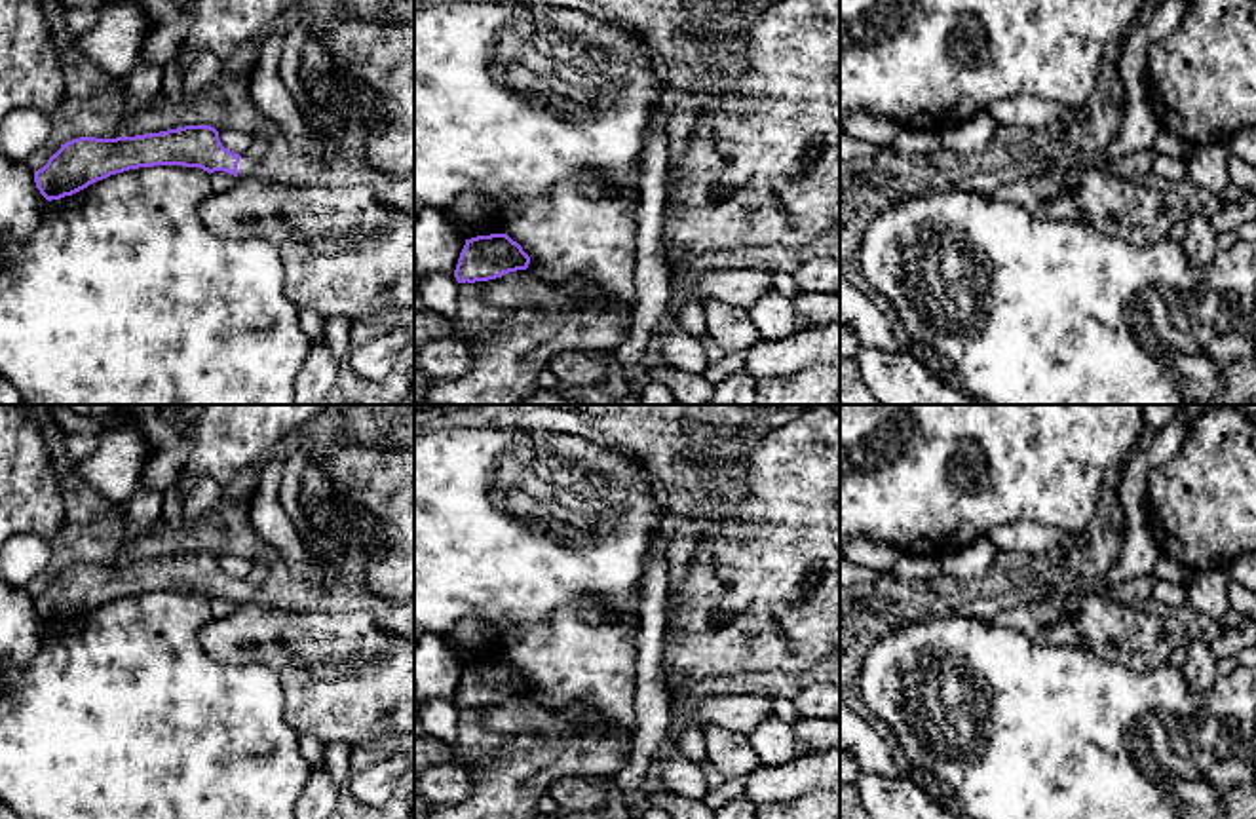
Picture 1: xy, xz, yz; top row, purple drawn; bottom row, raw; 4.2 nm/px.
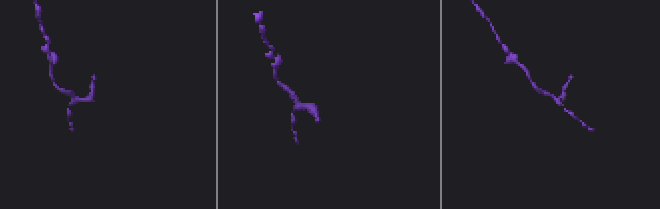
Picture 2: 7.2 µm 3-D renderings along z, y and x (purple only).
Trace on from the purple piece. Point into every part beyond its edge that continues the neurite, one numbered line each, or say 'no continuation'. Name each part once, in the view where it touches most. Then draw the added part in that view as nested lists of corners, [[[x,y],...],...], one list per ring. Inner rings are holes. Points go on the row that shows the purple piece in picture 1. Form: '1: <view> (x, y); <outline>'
1: xy (246, 166); [[[241,156],[239,163],[238,163],[238,177],[245,177],[245,175],[251,175],[255,171],[257,171],[257,160]]]

